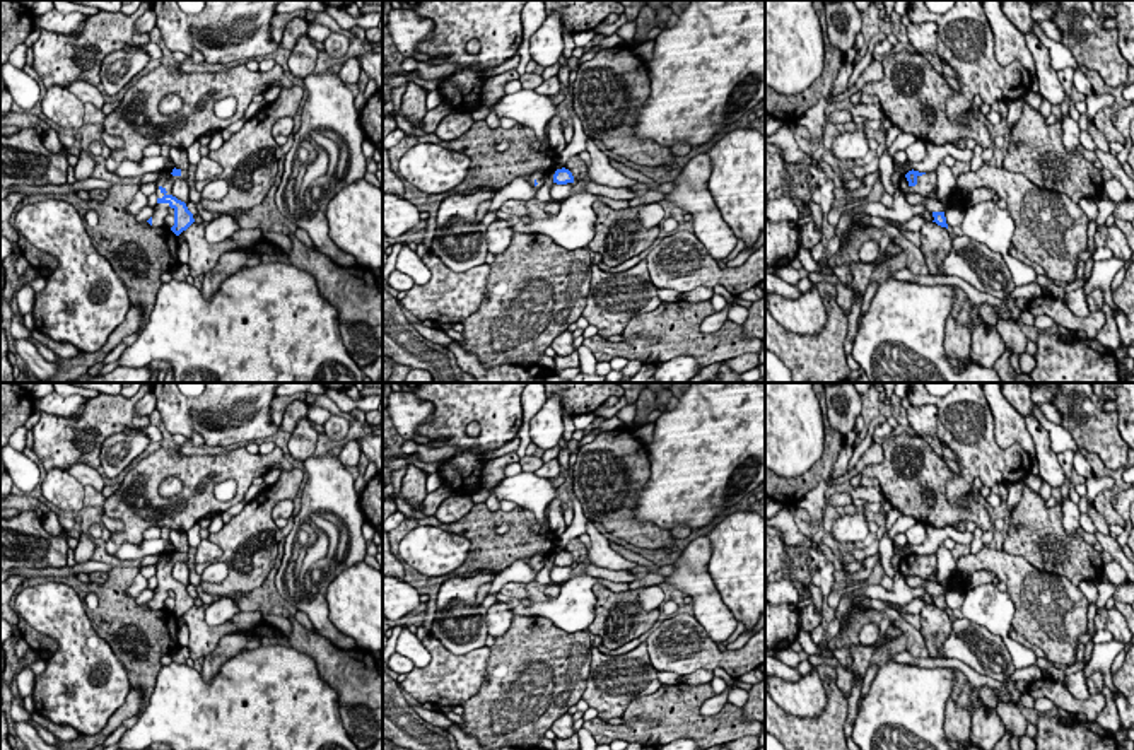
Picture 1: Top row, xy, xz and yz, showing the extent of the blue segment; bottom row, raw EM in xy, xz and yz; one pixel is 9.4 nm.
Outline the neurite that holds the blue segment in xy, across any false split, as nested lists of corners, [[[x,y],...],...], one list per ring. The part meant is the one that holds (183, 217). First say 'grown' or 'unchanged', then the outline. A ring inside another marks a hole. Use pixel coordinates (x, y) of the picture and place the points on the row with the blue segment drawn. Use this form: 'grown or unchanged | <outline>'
grown | [[[162,169],[157,174],[157,205],[154,207],[154,215],[147,220],[152,227],[164,227],[166,226],[166,217],[167,210],[174,210],[174,226],[171,231],[179,236],[183,231],[186,231],[193,222],[193,214],[188,210],[186,203],[178,200],[172,195],[172,185],[176,179],[184,179],[188,178],[188,171],[184,169]]]

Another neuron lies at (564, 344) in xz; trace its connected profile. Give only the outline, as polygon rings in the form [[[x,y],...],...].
[[[564,331],[560,333],[550,345],[557,355],[565,357],[570,355],[576,349],[574,349],[574,335],[572,331]]]

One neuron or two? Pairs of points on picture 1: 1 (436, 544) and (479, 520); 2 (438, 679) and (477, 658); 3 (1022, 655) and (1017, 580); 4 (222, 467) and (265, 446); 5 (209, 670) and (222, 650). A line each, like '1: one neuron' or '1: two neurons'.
1: two neurons
2: one neuron
3: two neurons
4: two neurons
5: one neuron

